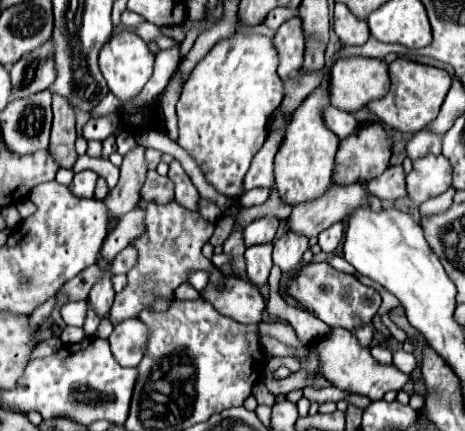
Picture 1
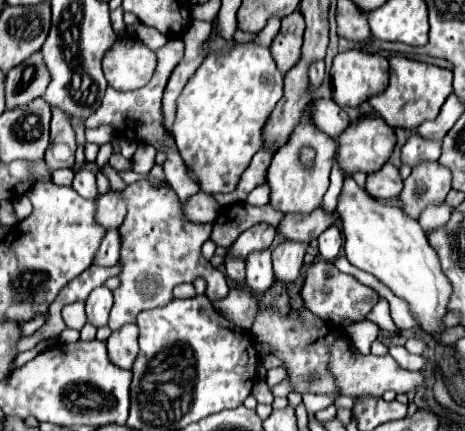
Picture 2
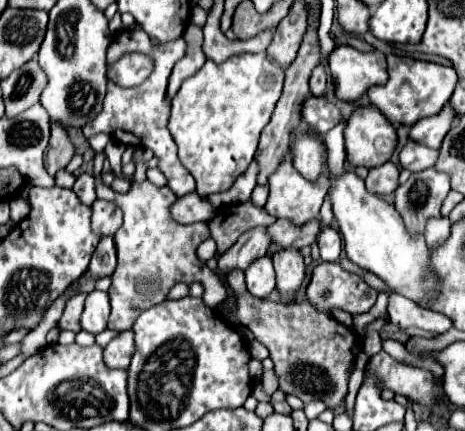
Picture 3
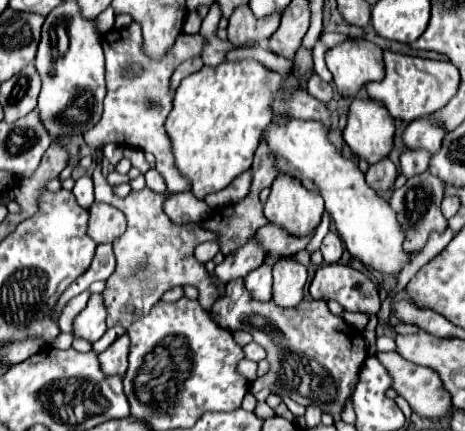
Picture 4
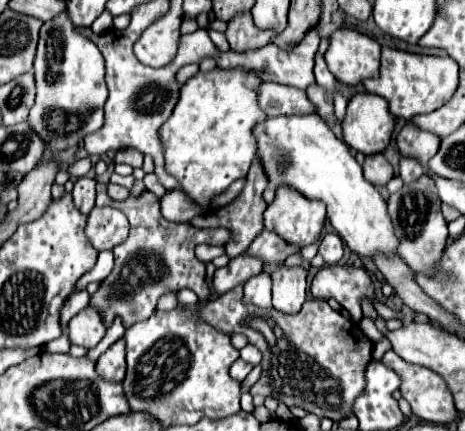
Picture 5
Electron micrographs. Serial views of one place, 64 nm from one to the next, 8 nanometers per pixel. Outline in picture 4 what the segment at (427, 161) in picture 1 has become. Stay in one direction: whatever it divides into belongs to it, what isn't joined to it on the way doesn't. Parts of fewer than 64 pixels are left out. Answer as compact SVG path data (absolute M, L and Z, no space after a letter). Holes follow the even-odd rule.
M424 172L420 176L414 176L414 178L408 178L408 182L394 190L392 198L390 198L390 206L394 208L394 212L398 214L398 220L406 232L406 250L410 250L412 254L420 252L428 240L428 234L432 230L444 230L446 228L446 218L442 216L440 212L440 202L444 198L444 182L436 176L432 176L430 172Z

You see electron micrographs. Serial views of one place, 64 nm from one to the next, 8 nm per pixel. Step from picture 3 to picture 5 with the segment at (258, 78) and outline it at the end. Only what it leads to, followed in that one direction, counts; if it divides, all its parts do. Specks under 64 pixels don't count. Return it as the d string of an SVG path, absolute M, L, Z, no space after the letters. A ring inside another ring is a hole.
M214 68L210 72L198 72L196 76L188 78L182 84L178 104L170 114L170 118L164 122L160 138L166 152L166 170L172 176L176 176L180 190L184 190L194 202L208 206L210 200L222 194L234 180L244 178L248 174L252 158L256 154L256 138L252 130L256 124L268 118L258 104L260 86L262 80L256 76L256 72L244 68L228 68L228 70Z

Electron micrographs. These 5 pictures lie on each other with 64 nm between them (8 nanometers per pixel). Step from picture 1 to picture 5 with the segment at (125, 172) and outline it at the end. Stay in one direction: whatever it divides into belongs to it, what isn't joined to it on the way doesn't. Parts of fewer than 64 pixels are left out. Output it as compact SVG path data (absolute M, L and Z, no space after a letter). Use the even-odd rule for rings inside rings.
M94 206L88 216L86 236L96 250L112 250L128 236L128 220L122 212L110 206Z

